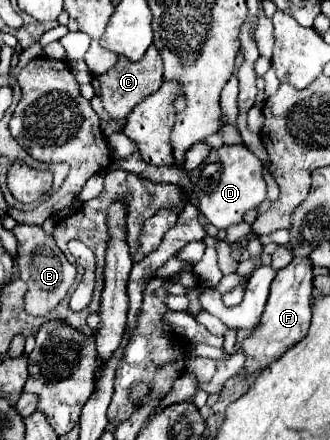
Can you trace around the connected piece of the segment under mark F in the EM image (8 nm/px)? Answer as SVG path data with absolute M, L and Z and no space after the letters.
M295 258L297 264L289 264L281 268L271 282L271 294L267 298L259 328L251 332L241 344L239 350L247 356L241 372L237 378L247 378L249 374L267 368L271 362L275 362L283 352L287 352L291 346L295 346L303 336L307 336L309 322L311 322L311 290L313 290L313 272L311 272L311 260L309 258Z

